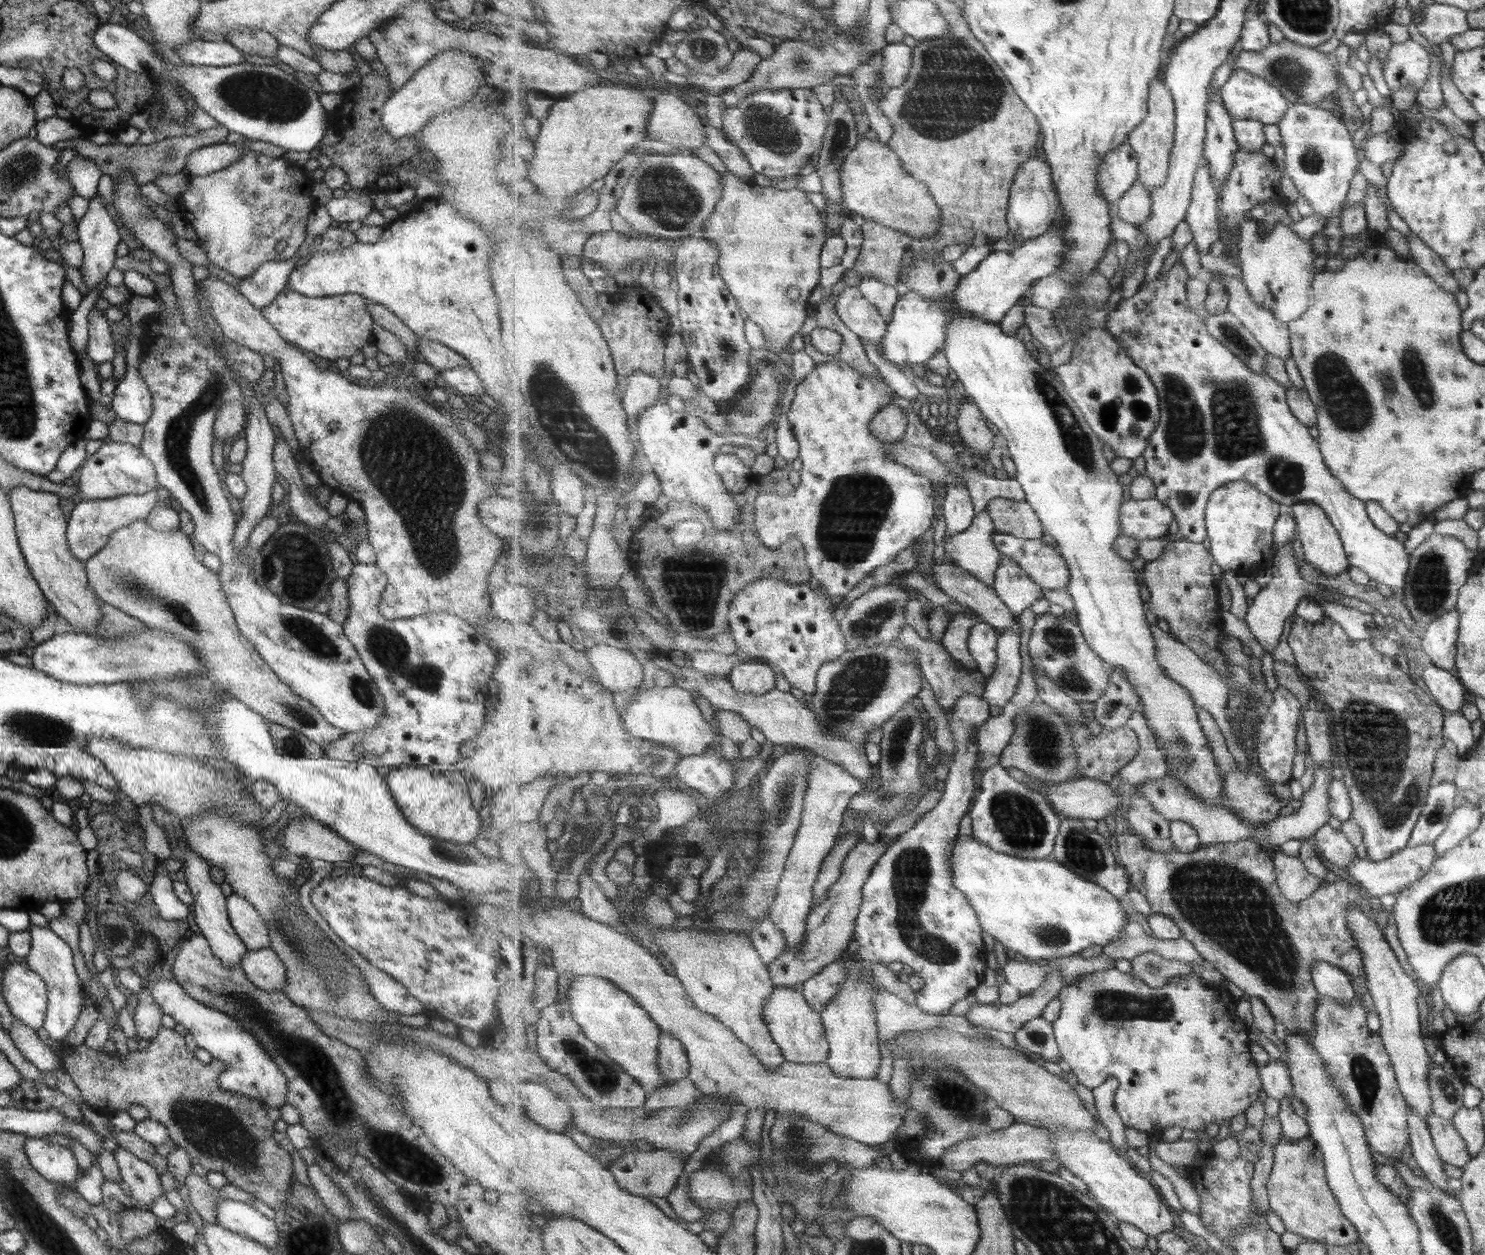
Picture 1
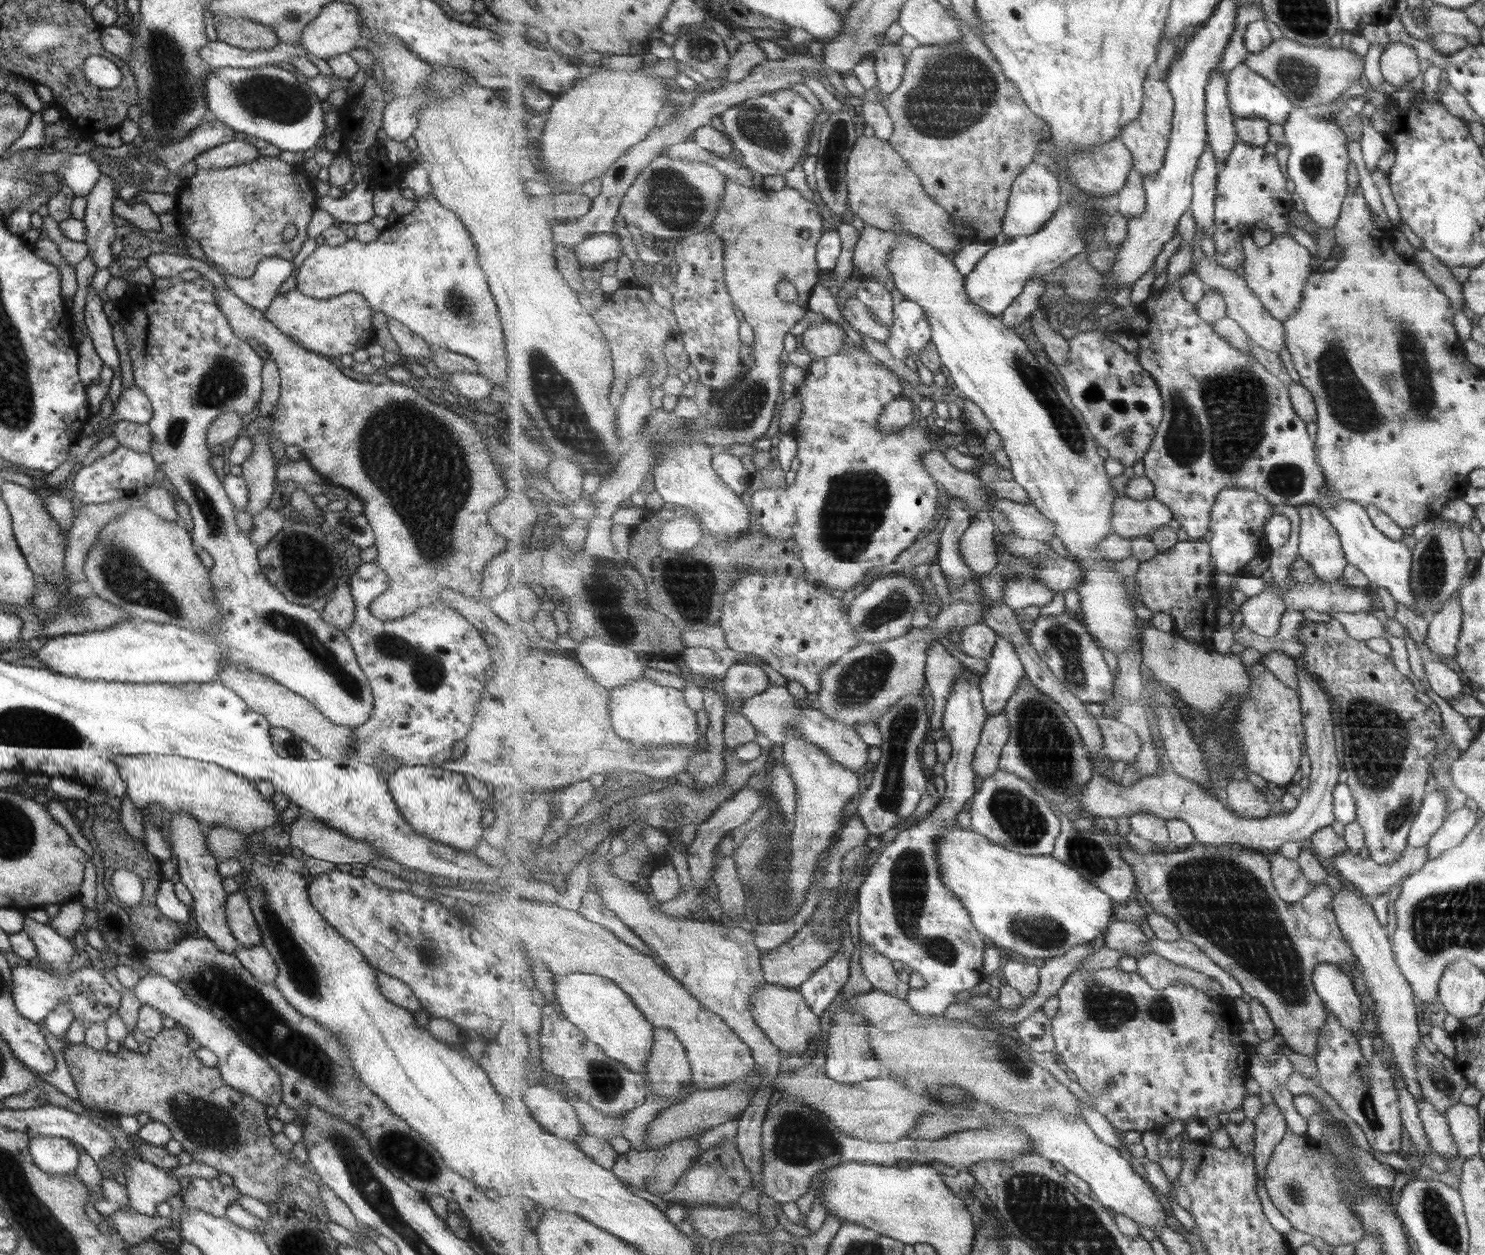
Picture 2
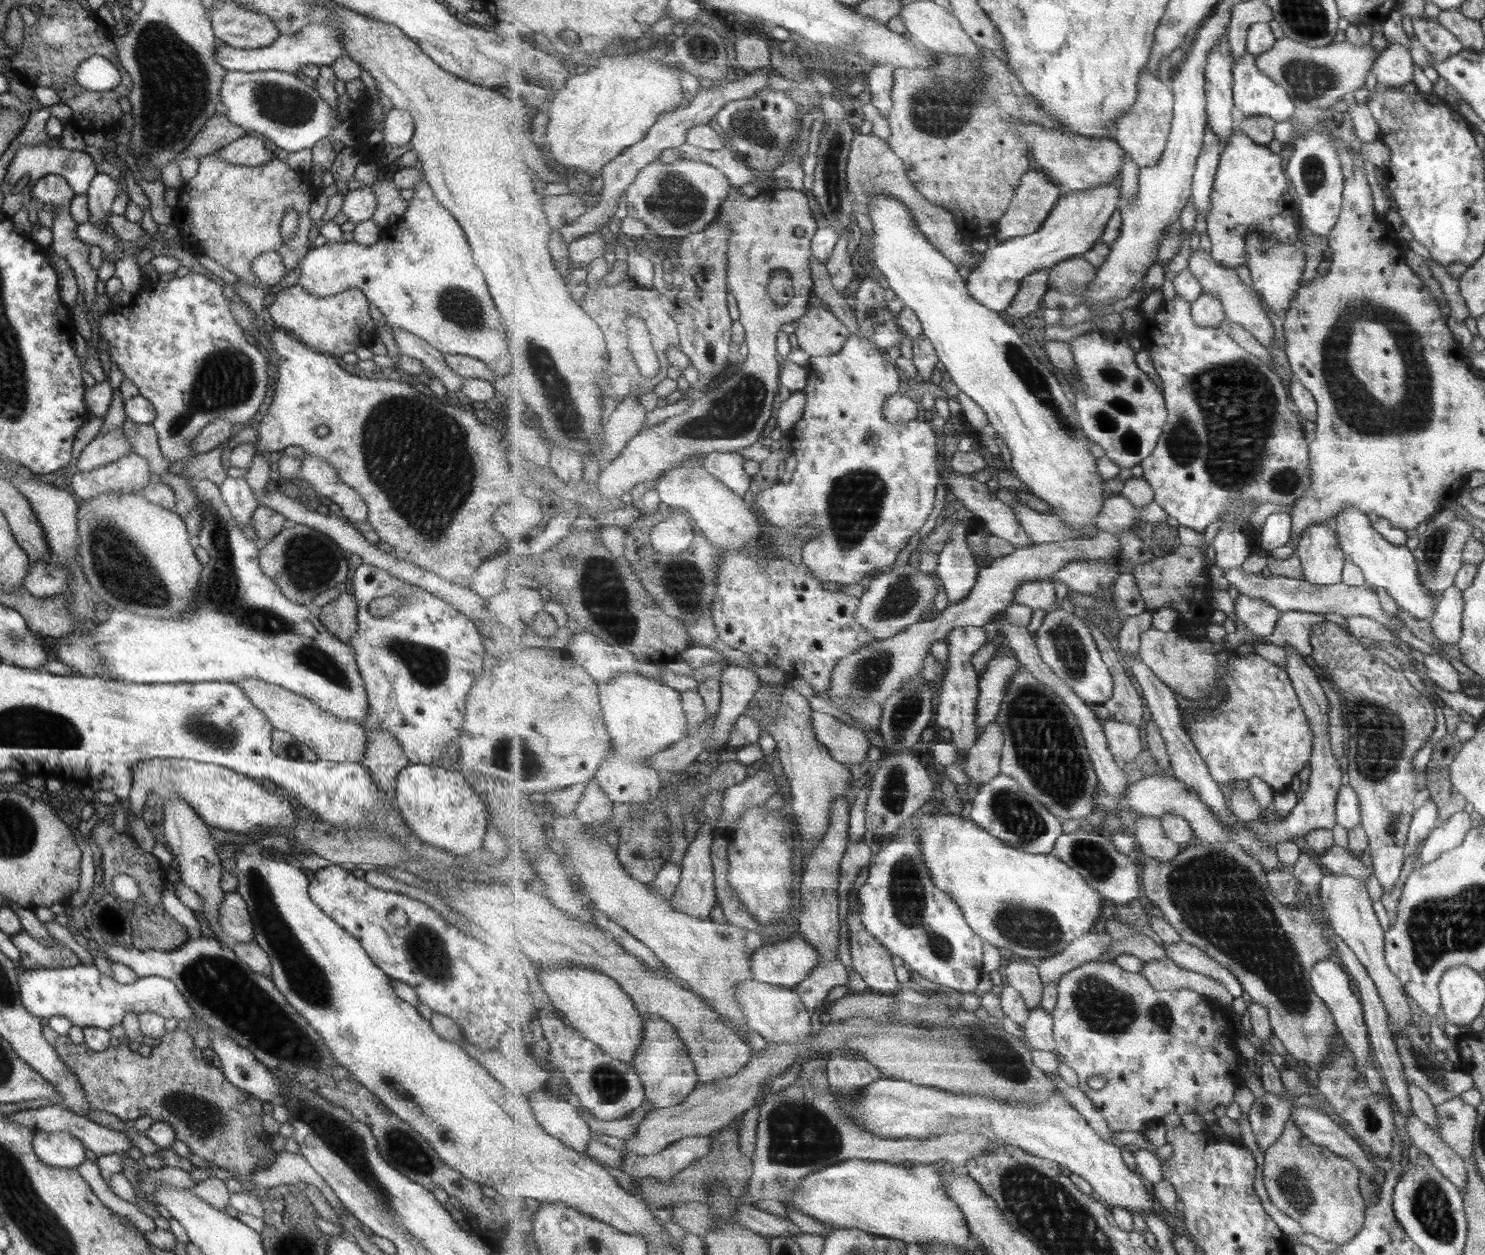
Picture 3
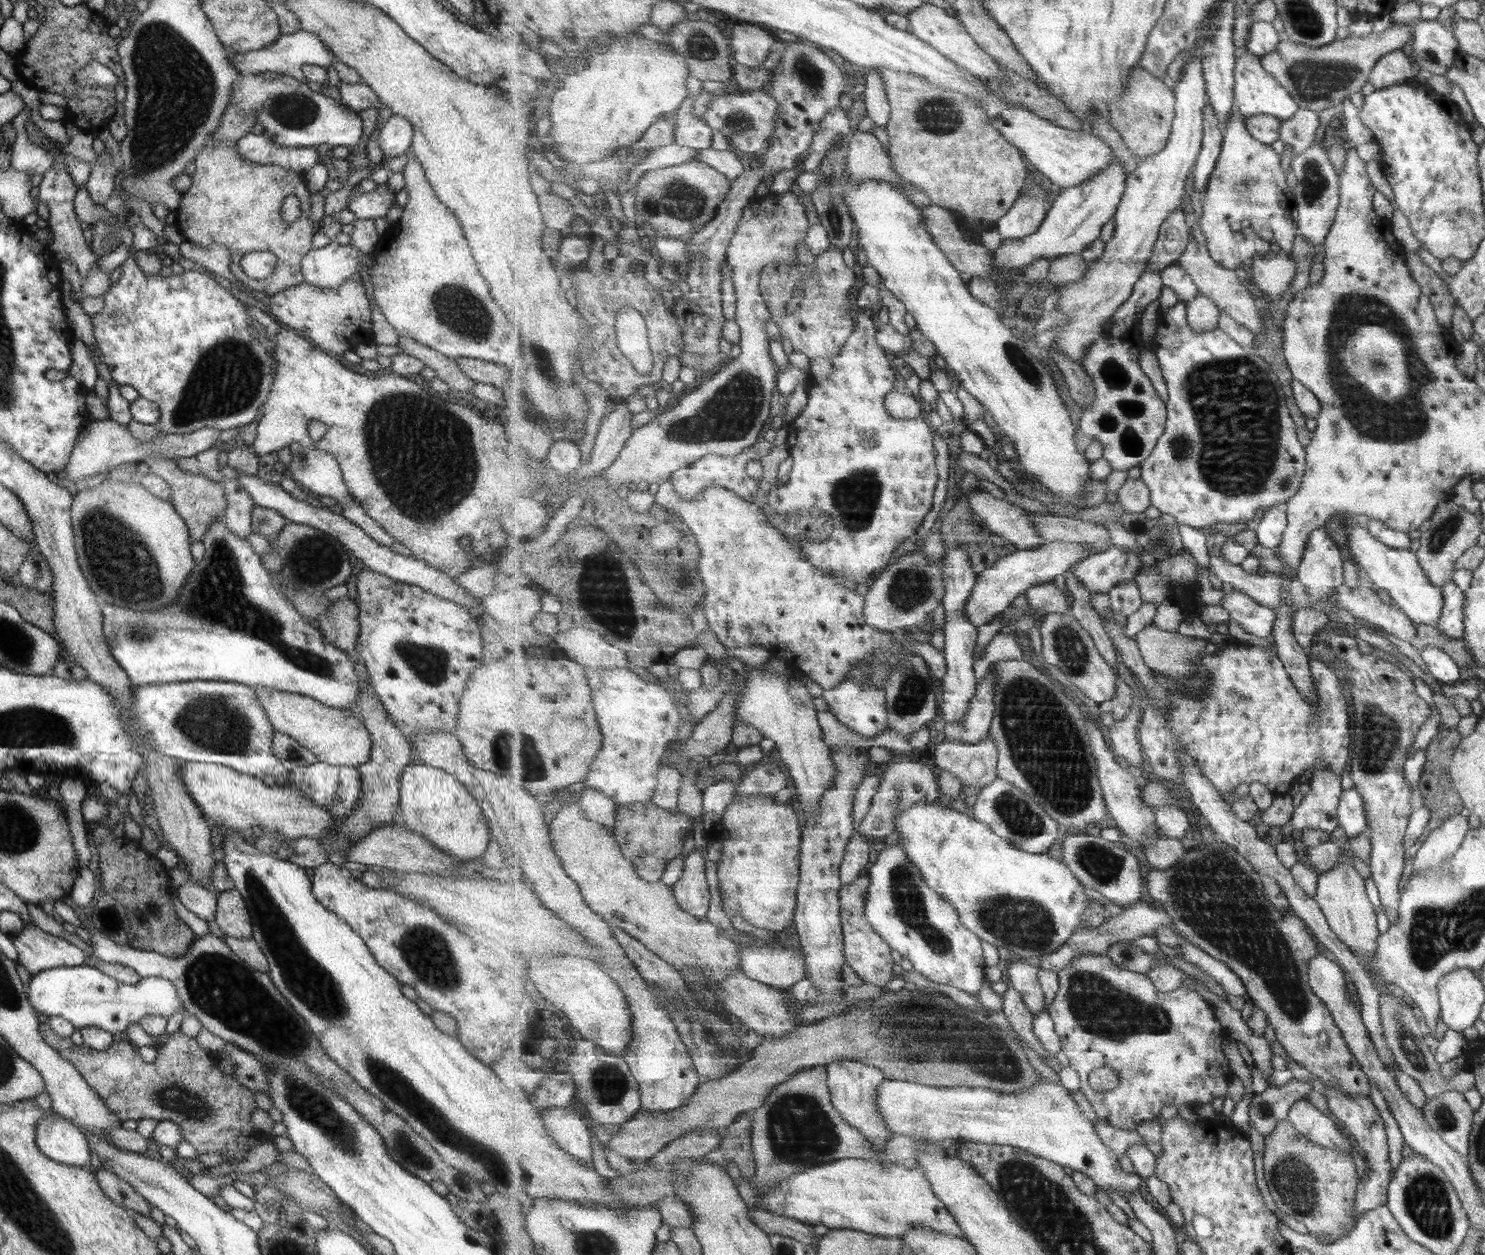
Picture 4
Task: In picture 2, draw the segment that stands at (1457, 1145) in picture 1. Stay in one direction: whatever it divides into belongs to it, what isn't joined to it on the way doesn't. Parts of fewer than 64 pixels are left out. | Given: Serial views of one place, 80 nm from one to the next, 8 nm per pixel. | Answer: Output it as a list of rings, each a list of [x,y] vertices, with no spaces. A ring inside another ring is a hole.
[[[1424,1098],[1416,1100],[1418,1117],[1428,1138],[1431,1150],[1439,1157],[1457,1157],[1457,1149],[1452,1141],[1447,1121]]]

